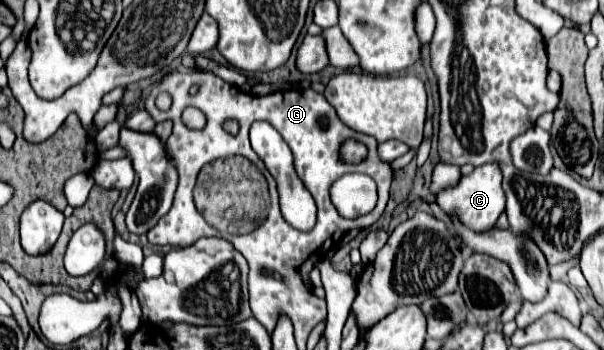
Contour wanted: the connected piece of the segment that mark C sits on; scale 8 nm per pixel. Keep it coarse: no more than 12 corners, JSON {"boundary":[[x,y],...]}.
{"boundary":[[496,163],[476,167],[436,203],[464,227],[490,231],[506,207]]}

